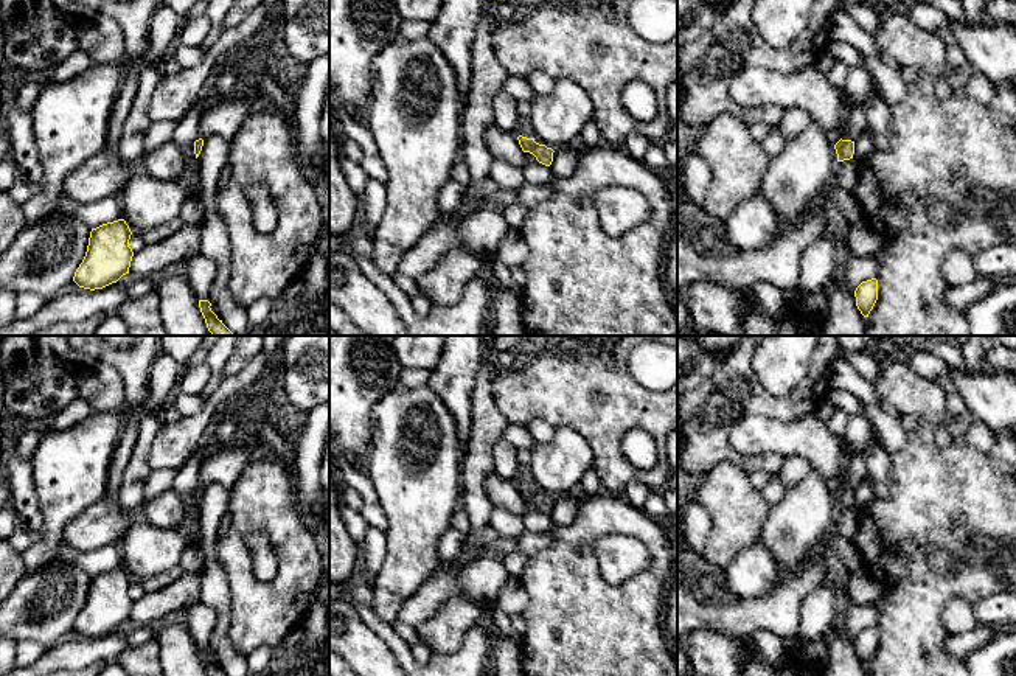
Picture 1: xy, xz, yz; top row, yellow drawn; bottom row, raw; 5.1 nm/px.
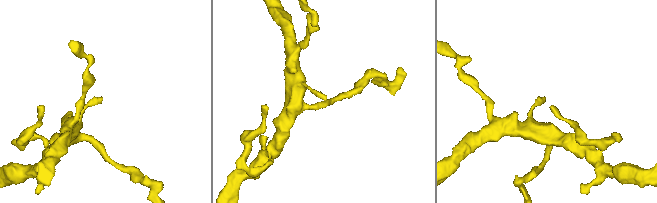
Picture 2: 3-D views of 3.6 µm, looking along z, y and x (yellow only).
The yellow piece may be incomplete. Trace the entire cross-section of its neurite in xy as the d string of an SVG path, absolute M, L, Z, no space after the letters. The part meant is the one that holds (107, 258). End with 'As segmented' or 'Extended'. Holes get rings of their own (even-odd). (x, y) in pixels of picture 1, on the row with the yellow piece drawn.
M124 219L92 228L85 256L73 281L84 289L103 289L129 274L134 256L129 247L130 228Z. As segmented

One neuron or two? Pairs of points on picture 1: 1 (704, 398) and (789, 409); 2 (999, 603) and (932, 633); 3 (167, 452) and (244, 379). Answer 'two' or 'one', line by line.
1: one
2: two
3: one

